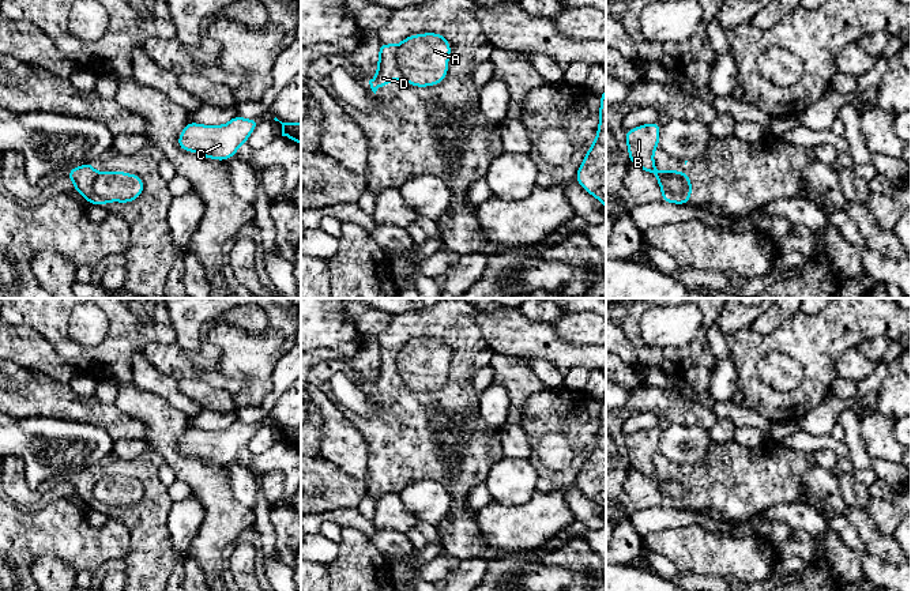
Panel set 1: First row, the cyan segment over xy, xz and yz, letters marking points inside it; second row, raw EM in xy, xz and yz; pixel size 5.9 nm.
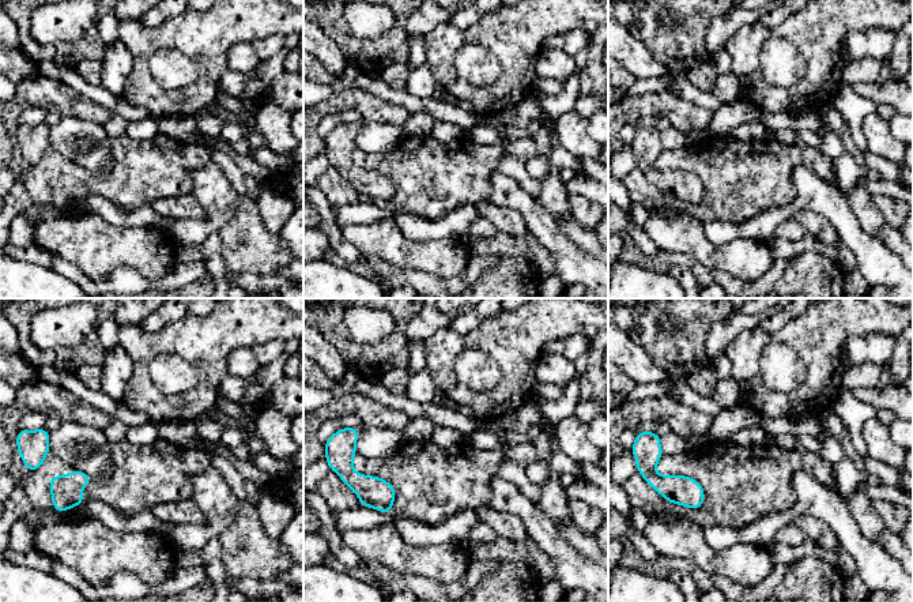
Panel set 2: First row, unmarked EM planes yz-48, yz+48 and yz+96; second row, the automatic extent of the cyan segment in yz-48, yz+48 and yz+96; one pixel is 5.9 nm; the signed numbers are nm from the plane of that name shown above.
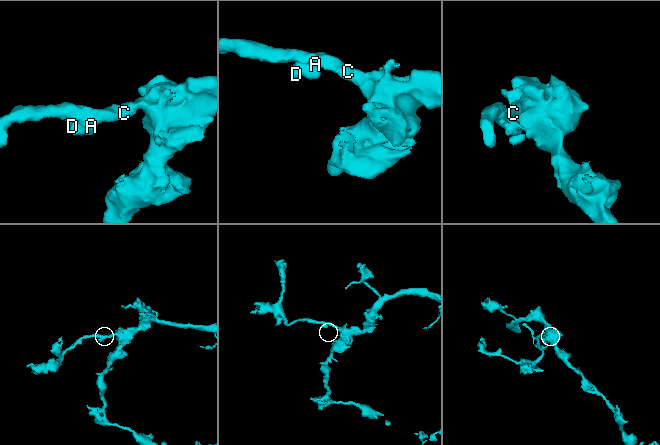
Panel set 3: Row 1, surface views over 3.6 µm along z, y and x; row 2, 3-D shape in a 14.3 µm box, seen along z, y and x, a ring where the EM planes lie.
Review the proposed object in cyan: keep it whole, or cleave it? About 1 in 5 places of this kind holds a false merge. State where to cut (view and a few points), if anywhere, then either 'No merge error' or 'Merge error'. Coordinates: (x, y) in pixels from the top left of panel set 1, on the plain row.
Split along yz (657, 477), (678, 482), (688, 494). Merge error

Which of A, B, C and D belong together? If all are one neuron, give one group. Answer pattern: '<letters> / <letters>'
A B C / D

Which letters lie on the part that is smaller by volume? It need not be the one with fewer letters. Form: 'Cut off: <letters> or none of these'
Cut off: D

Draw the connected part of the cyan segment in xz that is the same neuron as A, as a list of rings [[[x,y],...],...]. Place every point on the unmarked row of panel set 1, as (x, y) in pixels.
[[[438,338],[406,342],[398,350],[398,370],[403,384],[415,392],[441,388],[447,383],[451,347]]]

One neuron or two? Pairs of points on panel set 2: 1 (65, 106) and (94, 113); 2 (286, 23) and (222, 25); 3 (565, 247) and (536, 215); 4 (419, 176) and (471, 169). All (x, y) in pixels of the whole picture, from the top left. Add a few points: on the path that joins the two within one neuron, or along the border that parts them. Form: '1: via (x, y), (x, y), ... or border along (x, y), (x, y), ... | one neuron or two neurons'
1: via (72, 106), (87, 109) | one neuron
2: via (270, 23), (238, 23) | one neuron
3: via (557, 239), (542, 224) | one neuron
4: via (432, 176), (459, 173) | one neuron

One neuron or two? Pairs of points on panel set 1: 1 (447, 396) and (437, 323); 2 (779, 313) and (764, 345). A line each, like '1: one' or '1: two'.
1: one
2: two

